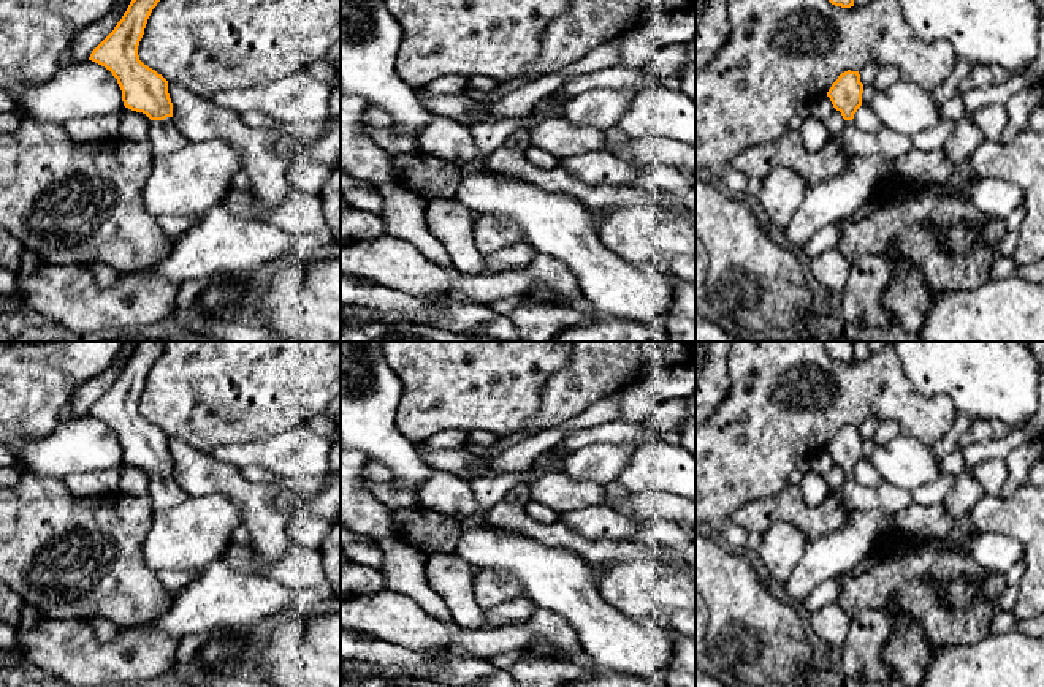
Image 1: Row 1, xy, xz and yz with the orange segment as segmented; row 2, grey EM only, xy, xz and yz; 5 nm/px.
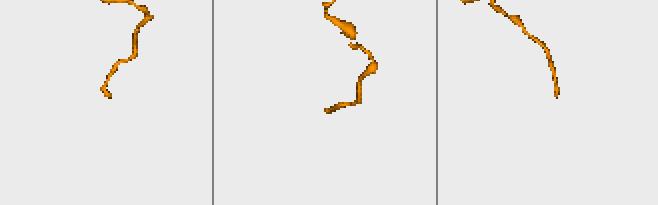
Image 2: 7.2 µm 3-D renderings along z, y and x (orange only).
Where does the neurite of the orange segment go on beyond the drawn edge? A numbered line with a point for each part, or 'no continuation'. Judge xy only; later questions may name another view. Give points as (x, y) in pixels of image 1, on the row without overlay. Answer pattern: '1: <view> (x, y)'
1: xy (163, 491)

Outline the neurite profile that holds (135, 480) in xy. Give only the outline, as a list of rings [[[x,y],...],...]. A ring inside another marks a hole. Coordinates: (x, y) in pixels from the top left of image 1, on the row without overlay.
[[[124,461],[119,465],[119,470],[120,470],[120,483],[119,483],[120,494],[130,497],[143,497],[147,494],[151,473],[146,469],[131,465]]]

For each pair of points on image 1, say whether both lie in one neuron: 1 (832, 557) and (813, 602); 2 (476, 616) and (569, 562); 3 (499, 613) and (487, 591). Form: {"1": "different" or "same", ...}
{"1": "different", "2": "different", "3": "different"}

